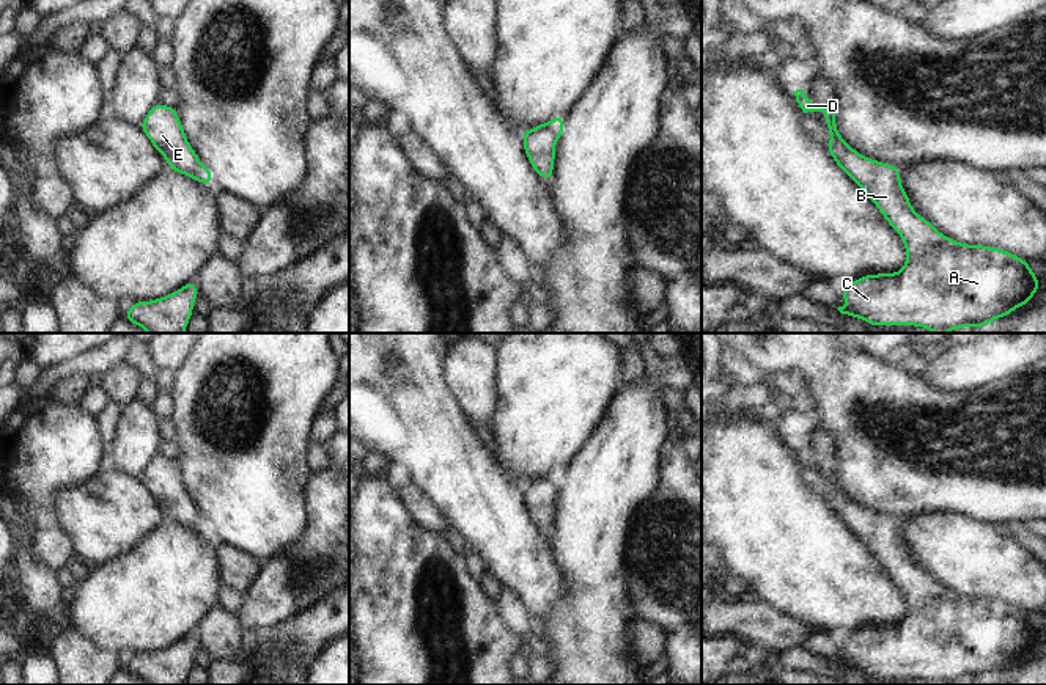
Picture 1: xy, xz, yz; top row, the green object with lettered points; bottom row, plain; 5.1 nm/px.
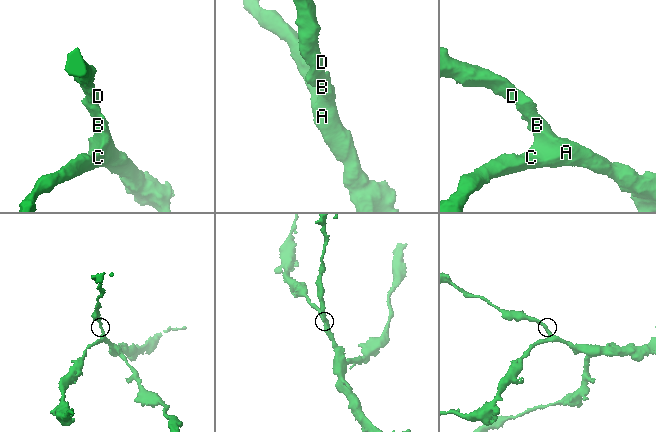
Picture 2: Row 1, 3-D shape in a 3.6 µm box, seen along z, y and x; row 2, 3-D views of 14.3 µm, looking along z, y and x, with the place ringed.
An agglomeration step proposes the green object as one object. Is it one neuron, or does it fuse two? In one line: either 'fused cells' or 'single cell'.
single cell

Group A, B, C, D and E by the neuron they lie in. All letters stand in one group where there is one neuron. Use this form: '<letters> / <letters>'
A B C D E

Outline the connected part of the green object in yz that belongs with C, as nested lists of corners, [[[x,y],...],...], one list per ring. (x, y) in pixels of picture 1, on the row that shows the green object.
[[[804,90],[793,93],[804,113],[826,115],[829,154],[879,207],[906,247],[906,264],[898,273],[864,275],[842,286],[849,303],[837,308],[842,314],[875,327],[917,325],[945,333],[988,327],[993,319],[1030,303],[1041,283],[1027,261],[1000,248],[945,237],[911,207],[900,168],[859,154],[838,134],[834,107],[812,105]]]

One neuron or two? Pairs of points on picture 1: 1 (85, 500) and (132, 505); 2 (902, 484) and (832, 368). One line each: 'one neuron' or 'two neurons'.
1: one neuron
2: one neuron

